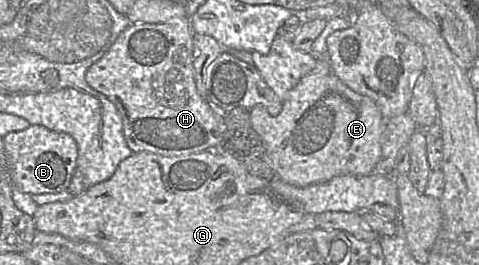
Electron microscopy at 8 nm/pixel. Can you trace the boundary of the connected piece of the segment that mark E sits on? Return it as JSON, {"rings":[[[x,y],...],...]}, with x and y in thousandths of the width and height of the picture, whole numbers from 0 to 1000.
{"rings":[[[662,215],[658,257],[599,351],[589,377],[589,415],[582,434],[566,438],[551,396],[534,396],[522,411],[522,457],[526,483],[551,540],[549,604],[574,645],[578,672],[618,706],[639,706],[651,694],[676,691],[706,660],[764,664],[779,638],[795,592],[795,509],[804,472],[800,442],[787,392],[770,366],[747,355],[720,321],[695,272],[683,215]]]}

